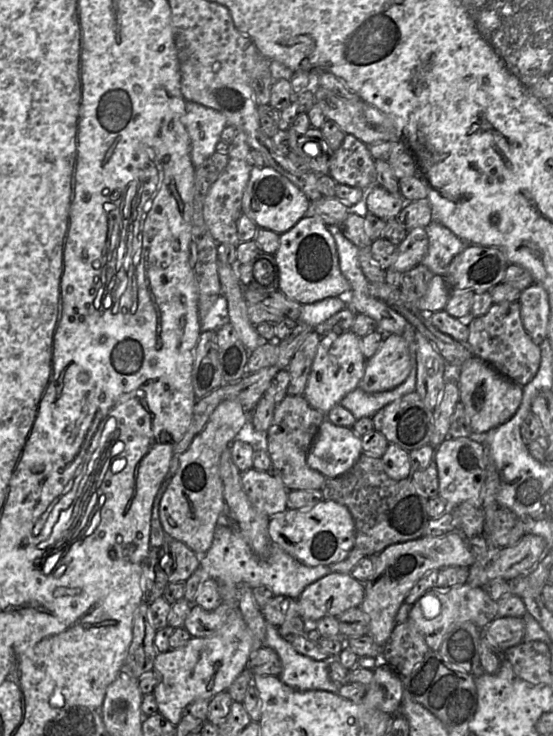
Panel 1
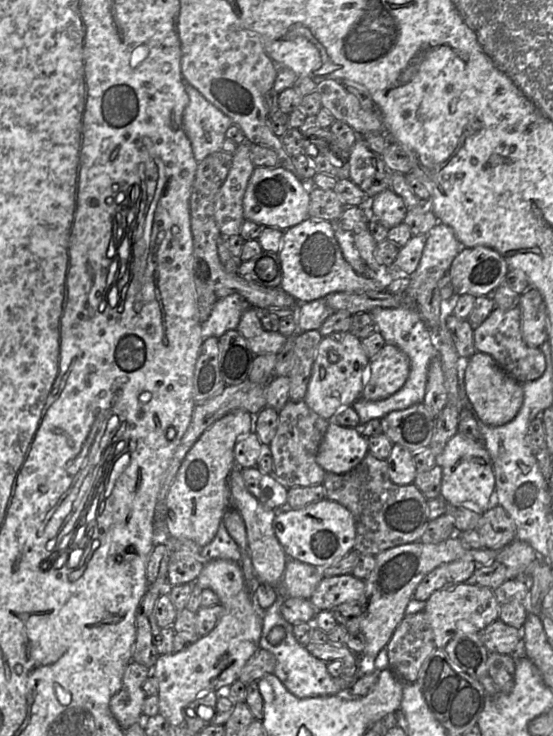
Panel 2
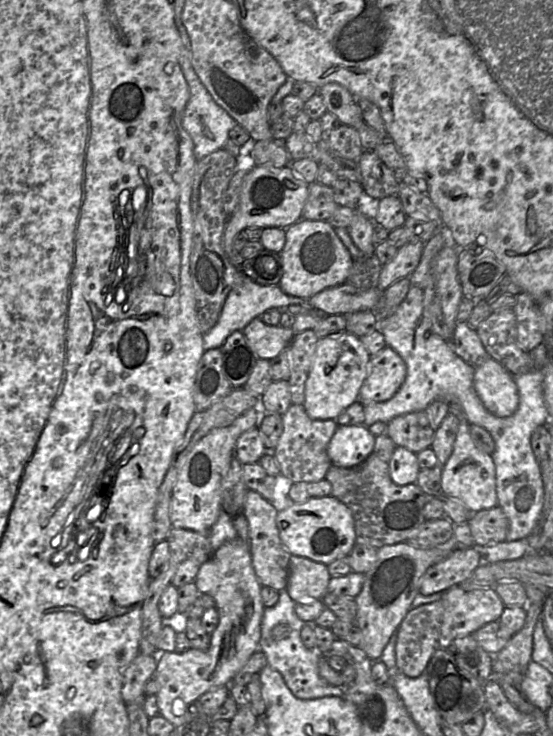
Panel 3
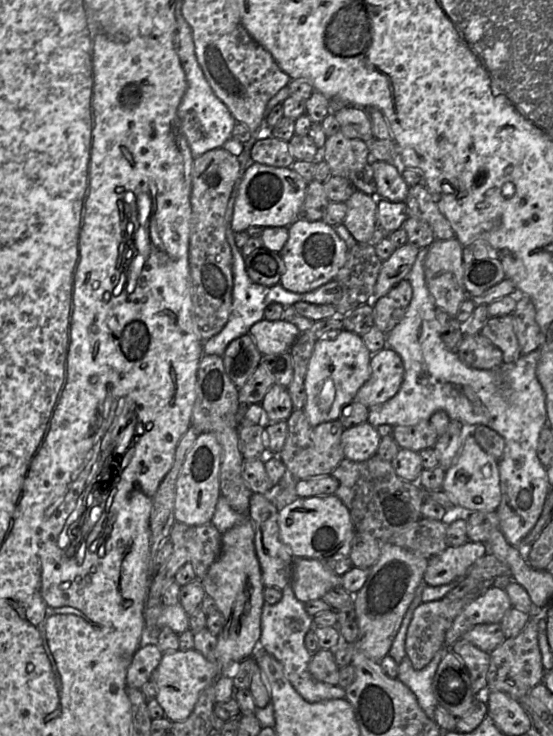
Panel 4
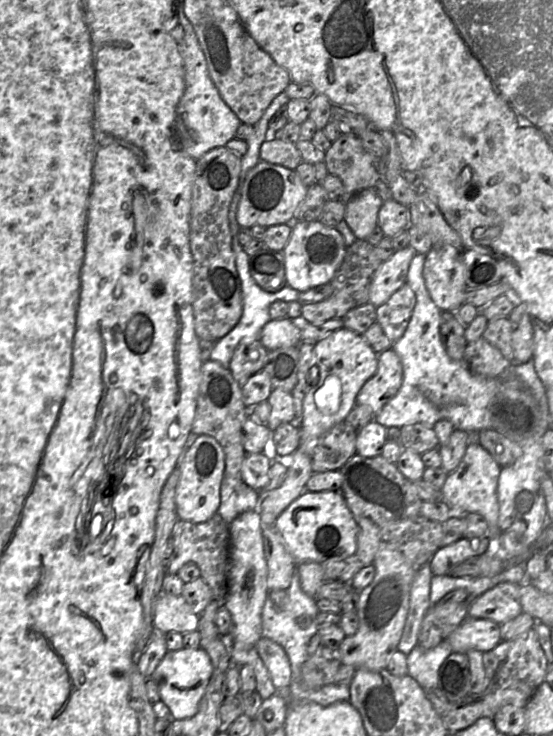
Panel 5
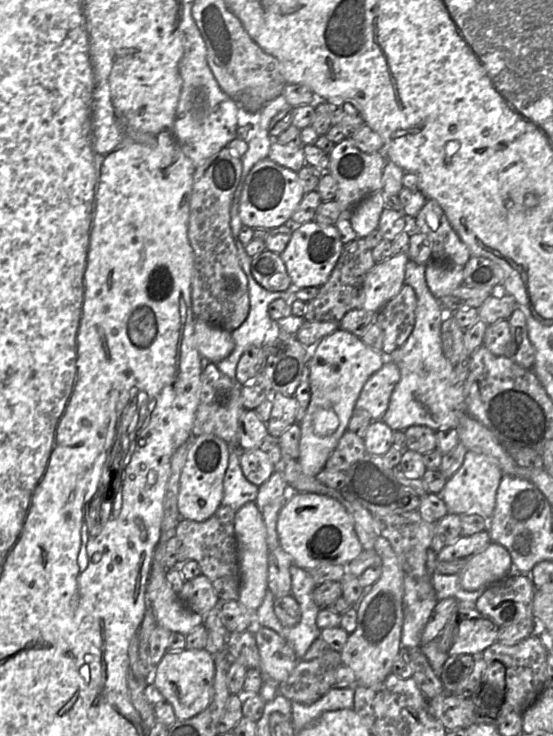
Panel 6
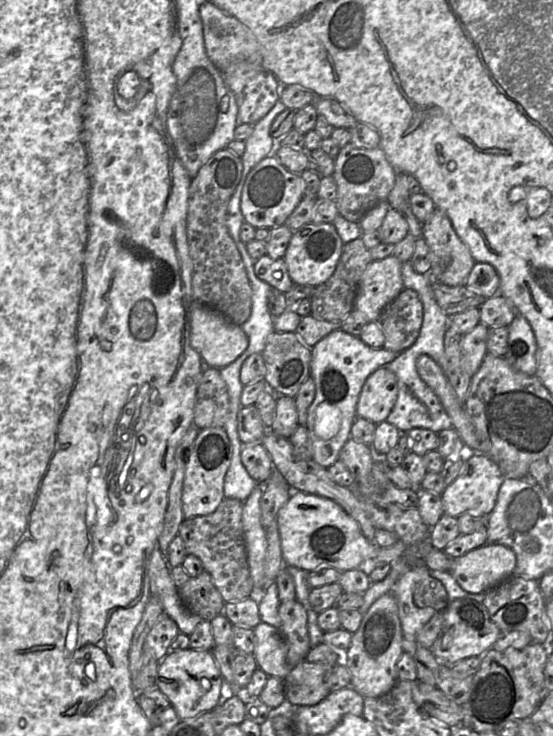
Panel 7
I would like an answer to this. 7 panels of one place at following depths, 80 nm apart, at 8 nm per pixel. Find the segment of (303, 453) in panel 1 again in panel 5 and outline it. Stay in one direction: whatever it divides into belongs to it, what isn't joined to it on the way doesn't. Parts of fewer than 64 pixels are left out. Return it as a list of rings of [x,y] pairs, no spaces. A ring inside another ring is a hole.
[[[340,422],[318,438],[309,458],[313,473],[339,470],[356,453],[357,432]]]

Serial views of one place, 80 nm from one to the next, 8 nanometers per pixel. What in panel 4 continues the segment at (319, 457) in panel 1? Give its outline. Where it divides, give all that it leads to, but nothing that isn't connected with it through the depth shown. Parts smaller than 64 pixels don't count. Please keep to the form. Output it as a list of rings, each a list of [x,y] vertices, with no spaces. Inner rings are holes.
[[[368,422],[345,428],[341,444],[346,459],[365,461],[377,454],[381,436],[377,428]]]

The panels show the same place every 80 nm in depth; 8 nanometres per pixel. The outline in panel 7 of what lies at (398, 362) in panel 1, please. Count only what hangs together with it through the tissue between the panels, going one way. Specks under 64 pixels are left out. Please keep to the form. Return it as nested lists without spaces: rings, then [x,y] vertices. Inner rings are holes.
[[[388,367],[371,373],[363,384],[356,406],[357,417],[375,424],[386,421],[395,405],[398,392],[397,377]]]

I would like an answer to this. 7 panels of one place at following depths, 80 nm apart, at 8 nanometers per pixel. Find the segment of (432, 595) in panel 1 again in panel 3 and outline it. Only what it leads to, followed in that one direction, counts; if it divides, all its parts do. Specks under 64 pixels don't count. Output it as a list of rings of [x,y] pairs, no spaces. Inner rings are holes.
[[[456,585],[442,592],[440,601],[443,604],[444,612],[440,629],[439,647],[445,649],[450,646],[455,638],[472,635],[482,626],[490,622],[499,621],[506,607],[494,588],[465,591],[459,585]]]

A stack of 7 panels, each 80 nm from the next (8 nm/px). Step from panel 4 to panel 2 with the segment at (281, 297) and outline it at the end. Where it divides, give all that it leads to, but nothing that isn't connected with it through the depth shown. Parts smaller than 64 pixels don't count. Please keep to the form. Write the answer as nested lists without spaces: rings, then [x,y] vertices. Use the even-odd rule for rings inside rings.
[[[230,294],[220,299],[206,321],[202,323],[202,340],[208,337],[219,338],[228,330],[235,330],[242,314],[252,307],[238,294]]]

